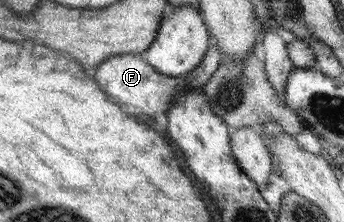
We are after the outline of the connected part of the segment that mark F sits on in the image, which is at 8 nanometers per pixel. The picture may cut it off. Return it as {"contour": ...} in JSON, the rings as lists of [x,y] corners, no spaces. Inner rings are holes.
{"contour":[[[214,40],[212,43],[213,45],[210,45],[200,66],[192,73],[180,77],[162,74],[157,68],[147,63],[142,54],[119,54],[100,63],[100,66],[96,68],[96,78],[98,78],[98,82],[102,82],[102,90],[106,90],[116,102],[134,104],[134,106],[142,108],[144,114],[154,118],[160,112],[166,114],[169,111],[173,102],[178,99],[178,93],[187,93],[206,86],[213,74],[219,69],[224,56],[221,46],[214,43]]]}

